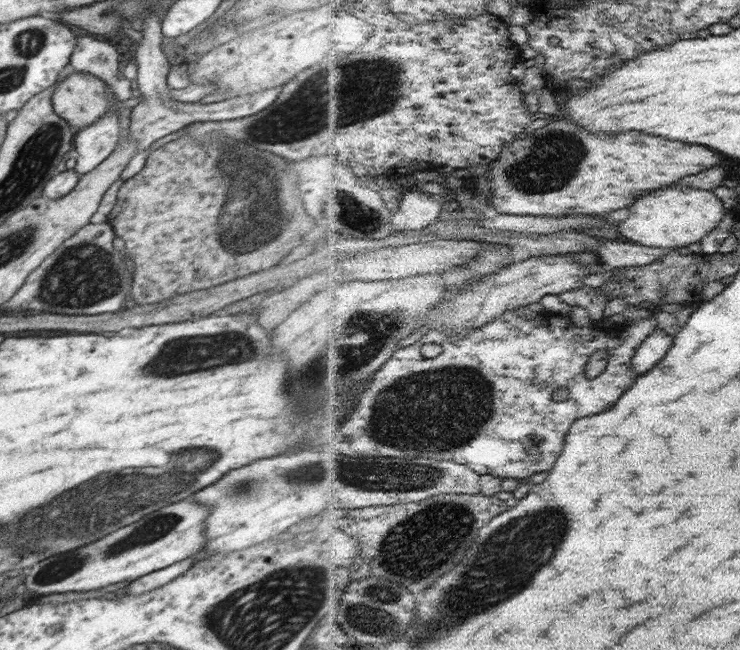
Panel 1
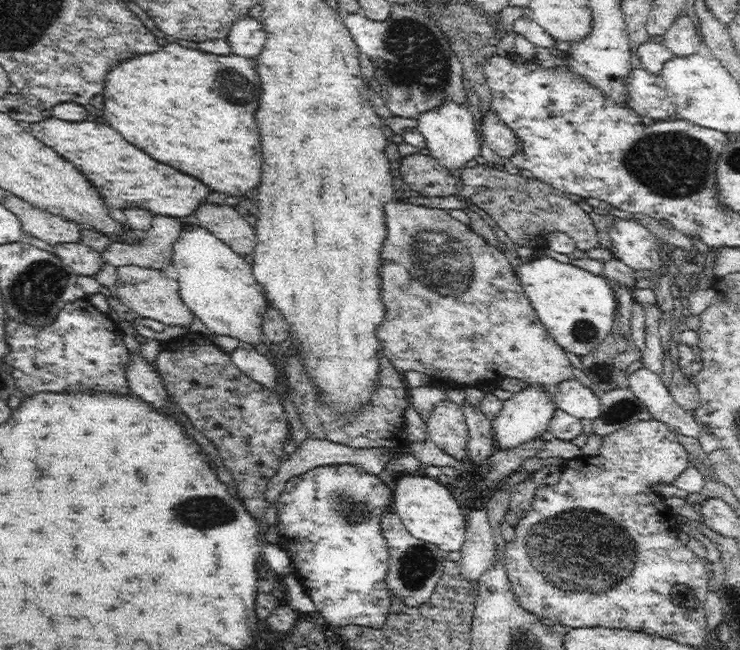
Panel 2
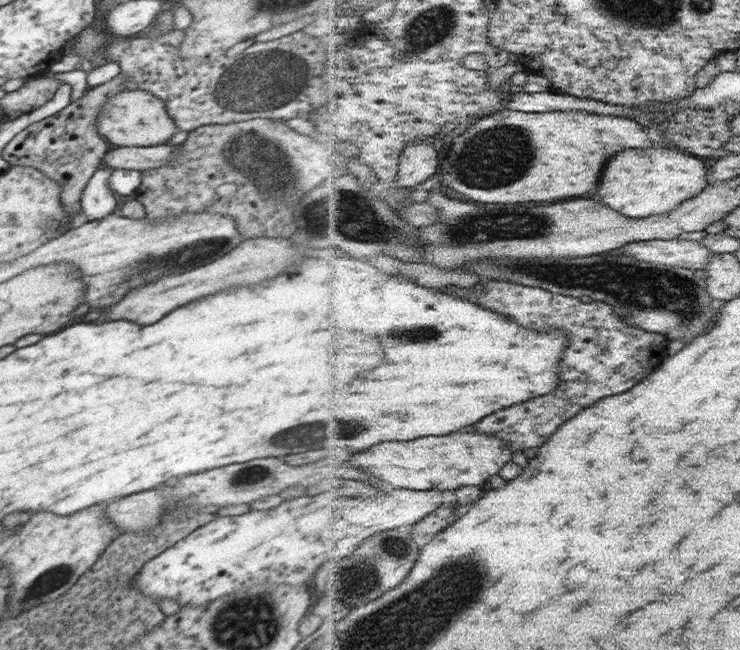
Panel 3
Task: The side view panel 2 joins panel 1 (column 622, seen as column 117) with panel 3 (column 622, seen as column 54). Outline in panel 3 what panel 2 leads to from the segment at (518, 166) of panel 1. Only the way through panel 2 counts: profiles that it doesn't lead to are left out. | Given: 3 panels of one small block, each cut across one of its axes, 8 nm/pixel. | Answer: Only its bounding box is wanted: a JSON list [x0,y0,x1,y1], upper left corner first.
[441,108,654,204]

